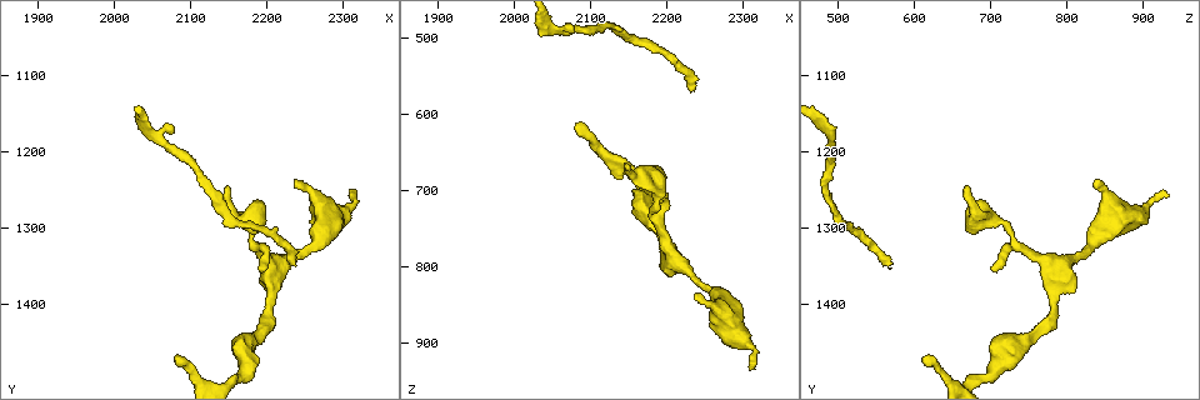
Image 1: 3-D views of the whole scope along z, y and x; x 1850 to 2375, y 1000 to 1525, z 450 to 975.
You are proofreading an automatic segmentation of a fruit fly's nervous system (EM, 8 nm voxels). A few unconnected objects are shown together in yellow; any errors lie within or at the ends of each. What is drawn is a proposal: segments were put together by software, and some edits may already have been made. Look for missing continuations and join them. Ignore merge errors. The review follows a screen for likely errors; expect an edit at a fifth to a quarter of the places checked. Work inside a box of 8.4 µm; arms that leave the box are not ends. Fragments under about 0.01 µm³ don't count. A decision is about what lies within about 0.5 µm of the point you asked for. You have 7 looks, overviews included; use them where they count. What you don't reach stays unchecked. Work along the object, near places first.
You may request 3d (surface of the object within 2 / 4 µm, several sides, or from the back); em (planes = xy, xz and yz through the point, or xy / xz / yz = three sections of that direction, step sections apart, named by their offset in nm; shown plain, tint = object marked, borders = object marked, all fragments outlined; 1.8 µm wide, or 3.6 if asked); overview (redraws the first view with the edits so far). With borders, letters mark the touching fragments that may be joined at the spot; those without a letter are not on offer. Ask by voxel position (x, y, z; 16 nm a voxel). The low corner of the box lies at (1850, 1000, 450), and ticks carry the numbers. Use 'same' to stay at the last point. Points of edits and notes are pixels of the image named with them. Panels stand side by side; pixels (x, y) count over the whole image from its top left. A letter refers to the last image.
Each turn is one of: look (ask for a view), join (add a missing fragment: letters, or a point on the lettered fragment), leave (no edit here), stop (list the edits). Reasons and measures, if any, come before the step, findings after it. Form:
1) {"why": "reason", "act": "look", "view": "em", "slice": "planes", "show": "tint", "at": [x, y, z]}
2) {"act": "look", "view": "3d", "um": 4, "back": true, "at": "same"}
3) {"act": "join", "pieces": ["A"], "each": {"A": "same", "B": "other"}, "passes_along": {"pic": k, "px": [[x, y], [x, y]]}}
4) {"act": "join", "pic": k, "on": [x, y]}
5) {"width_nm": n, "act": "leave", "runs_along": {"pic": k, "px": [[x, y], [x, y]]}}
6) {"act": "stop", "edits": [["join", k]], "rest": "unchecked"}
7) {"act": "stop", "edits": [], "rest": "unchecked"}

{"why": "free end", "act": "look", "view": "3d", "um": 2, "back": true, "at": [2080, 1465, 610]}

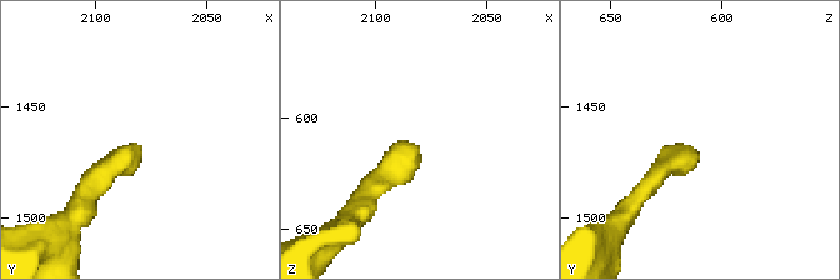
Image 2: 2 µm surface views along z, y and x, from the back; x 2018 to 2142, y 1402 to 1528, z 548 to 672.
{"act": "look", "view": "em", "slice": "yz", "step": 8, "show": "plain", "at": [2082, 1469, 610]}

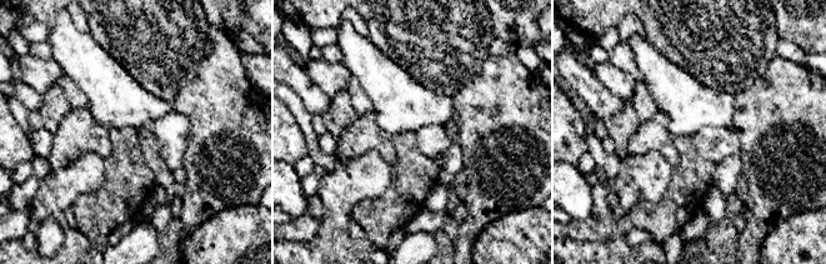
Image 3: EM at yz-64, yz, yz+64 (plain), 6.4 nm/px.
{"act": "look", "view": "em", "slice": "yz", "step": 8, "show": "borders", "at": "same"}

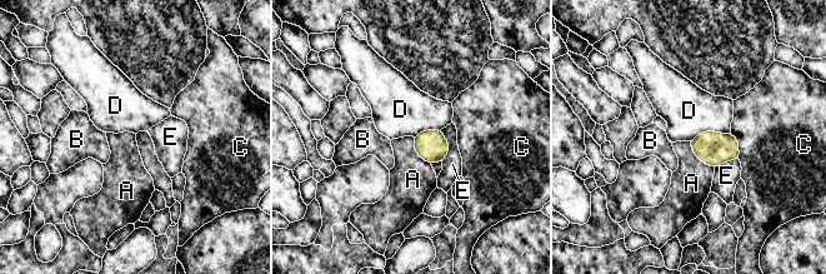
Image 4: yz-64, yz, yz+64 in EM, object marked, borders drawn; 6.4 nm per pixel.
{"act": "leave", "each": {"A": "other", "B": "other", "C": "other", "D": "other", "E": "other"}, "border": {"pic": 4, "px": [[689, 142], [692, 152], [714, 168]]}, "found": "none of them fits"}

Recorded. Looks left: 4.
{"why": "tapers out", "act": "look", "view": "em", "slice": "planes", "show": "borders", "at": [2235, 1350, 565]}

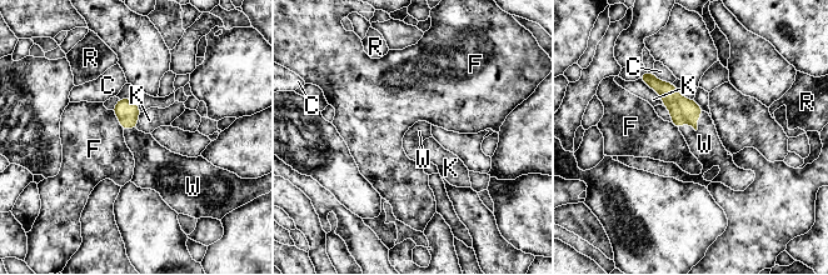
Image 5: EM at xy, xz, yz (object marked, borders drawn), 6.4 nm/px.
{"act": "join", "pieces": ["W"], "each": {"C": "other", "F": "other", "K": "other", "R": "other", "W": "same"}, "passes_along": {"pic": 5, "px": [[682, 110], [696, 130], [704, 144]]}, "found": "the neuron continues"}

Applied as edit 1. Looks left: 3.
{"act": "look", "view": "overview"}

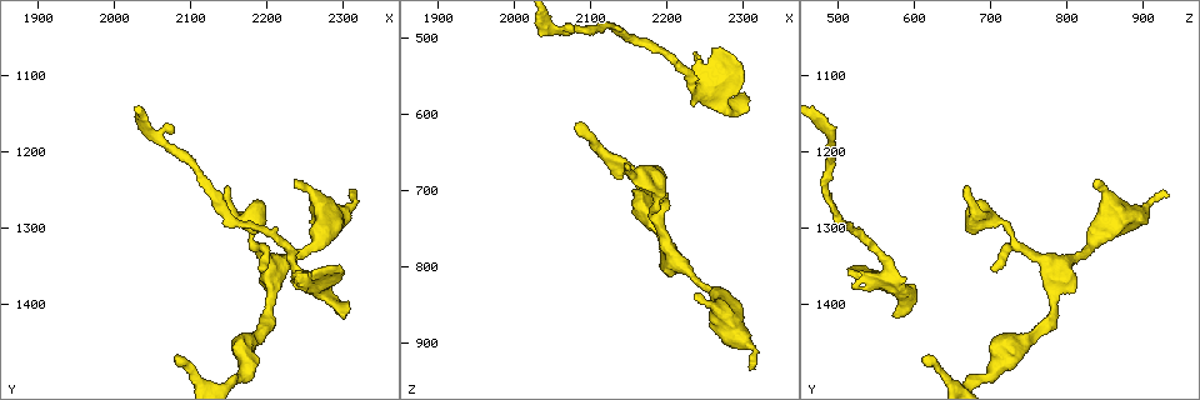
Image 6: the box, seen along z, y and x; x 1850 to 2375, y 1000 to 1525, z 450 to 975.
{"why": "an open end", "act": "look", "view": "em", "slice": "planes", "show": "tint", "at": [2145, 1240, 665]}

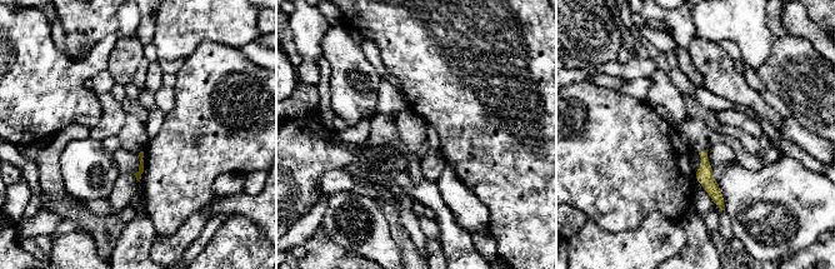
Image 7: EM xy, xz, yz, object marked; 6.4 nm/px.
{"why": "what lies round it", "act": "look", "view": "em", "slice": "planes", "show": "borders", "at": "same"}

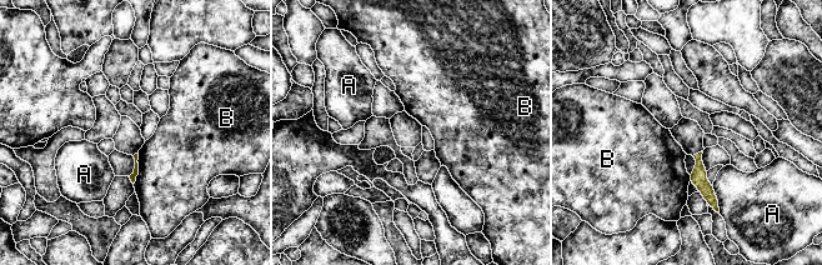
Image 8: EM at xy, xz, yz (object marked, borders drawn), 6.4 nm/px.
{"act": "leave", "each": {"A": "other", "B": "other"}, "border": {"pic": 8, "px": [[138, 153], [138, 175], [134, 184]]}, "found": "no lettered fragment goes on from it"}

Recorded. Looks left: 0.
{"act": "stop", "edits": [["join", 5]], "rest": "unchecked"}

